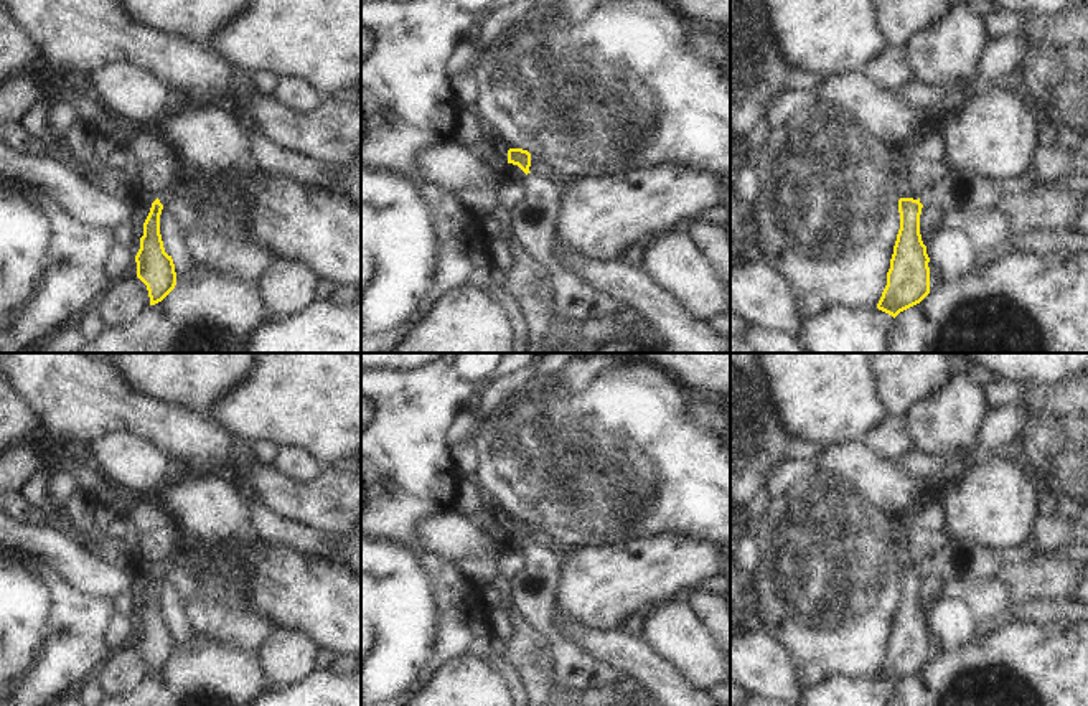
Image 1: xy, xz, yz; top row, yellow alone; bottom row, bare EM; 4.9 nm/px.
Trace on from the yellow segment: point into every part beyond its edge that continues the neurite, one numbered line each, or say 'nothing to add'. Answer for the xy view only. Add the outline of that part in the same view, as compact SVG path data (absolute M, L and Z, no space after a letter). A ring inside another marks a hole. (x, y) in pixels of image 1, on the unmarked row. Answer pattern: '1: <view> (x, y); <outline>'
1: xy (173, 560); M180 553L171 554L166 561L163 561L162 564L158 564L157 567L163 574L170 566L175 566L175 564L183 566Z

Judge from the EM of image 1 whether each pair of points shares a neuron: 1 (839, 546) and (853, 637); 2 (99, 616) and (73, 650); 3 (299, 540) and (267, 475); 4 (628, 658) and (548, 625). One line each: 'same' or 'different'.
1: same
2: same
3: different
4: different

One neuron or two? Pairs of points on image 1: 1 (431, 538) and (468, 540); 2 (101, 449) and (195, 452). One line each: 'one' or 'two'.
1: one
2: two

